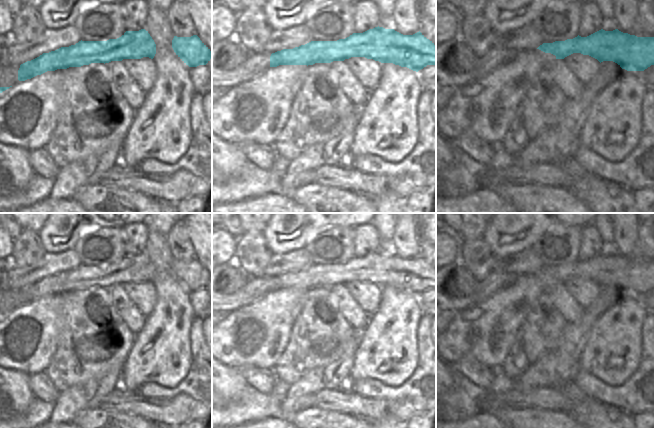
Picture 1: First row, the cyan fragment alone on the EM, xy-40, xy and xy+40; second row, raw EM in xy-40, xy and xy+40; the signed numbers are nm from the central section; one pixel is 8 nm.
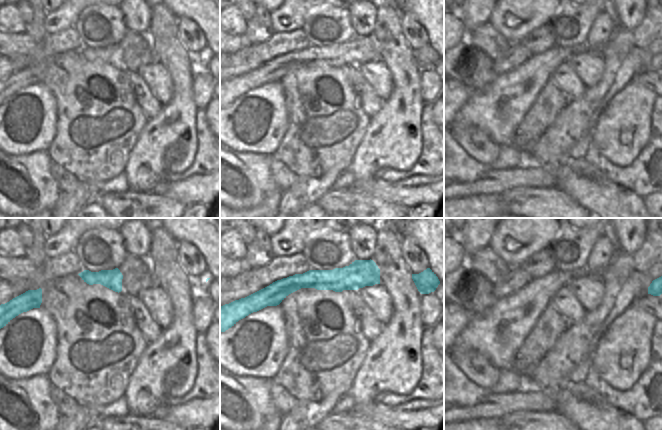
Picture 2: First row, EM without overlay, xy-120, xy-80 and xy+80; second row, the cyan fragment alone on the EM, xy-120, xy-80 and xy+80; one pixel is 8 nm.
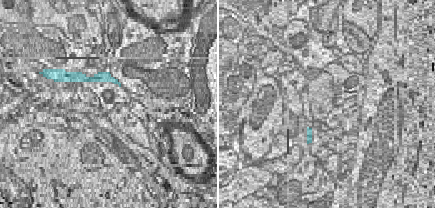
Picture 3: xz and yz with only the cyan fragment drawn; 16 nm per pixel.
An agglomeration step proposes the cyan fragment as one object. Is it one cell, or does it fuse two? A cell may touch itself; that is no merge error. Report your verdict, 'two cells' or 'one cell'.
one cell

